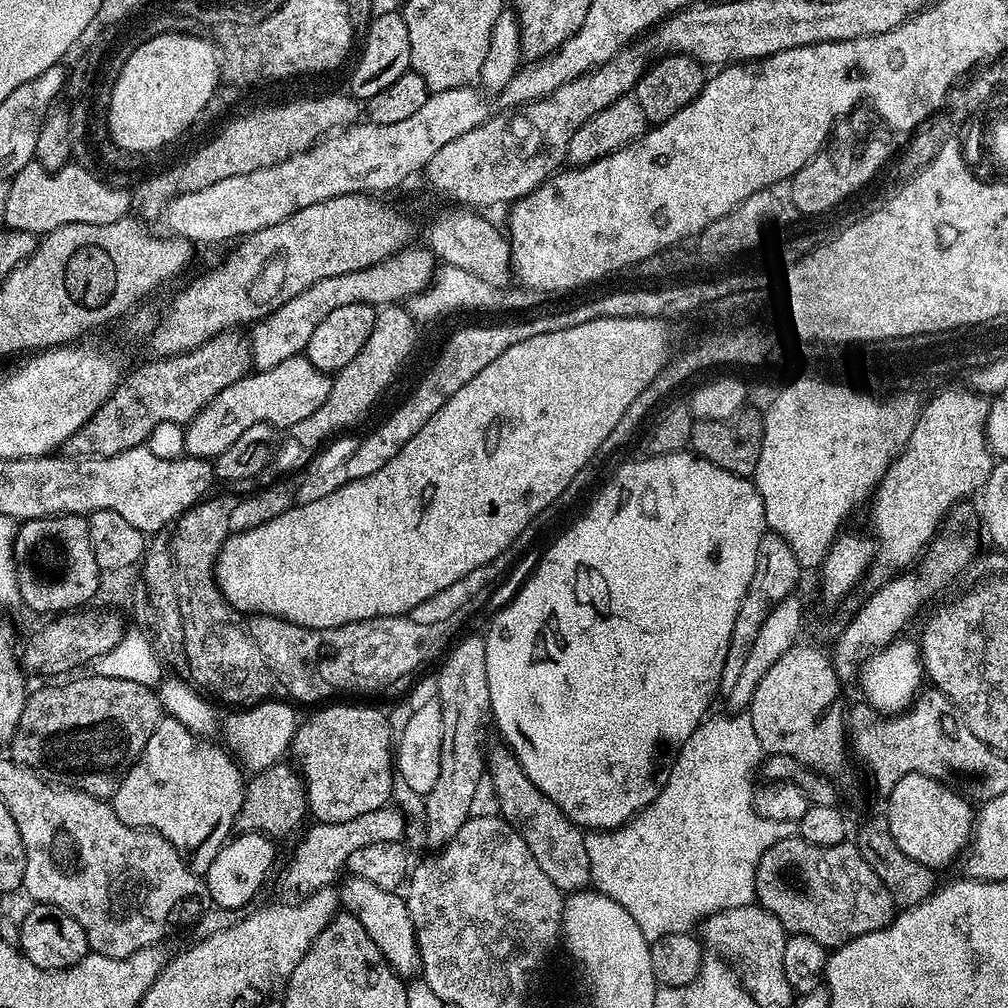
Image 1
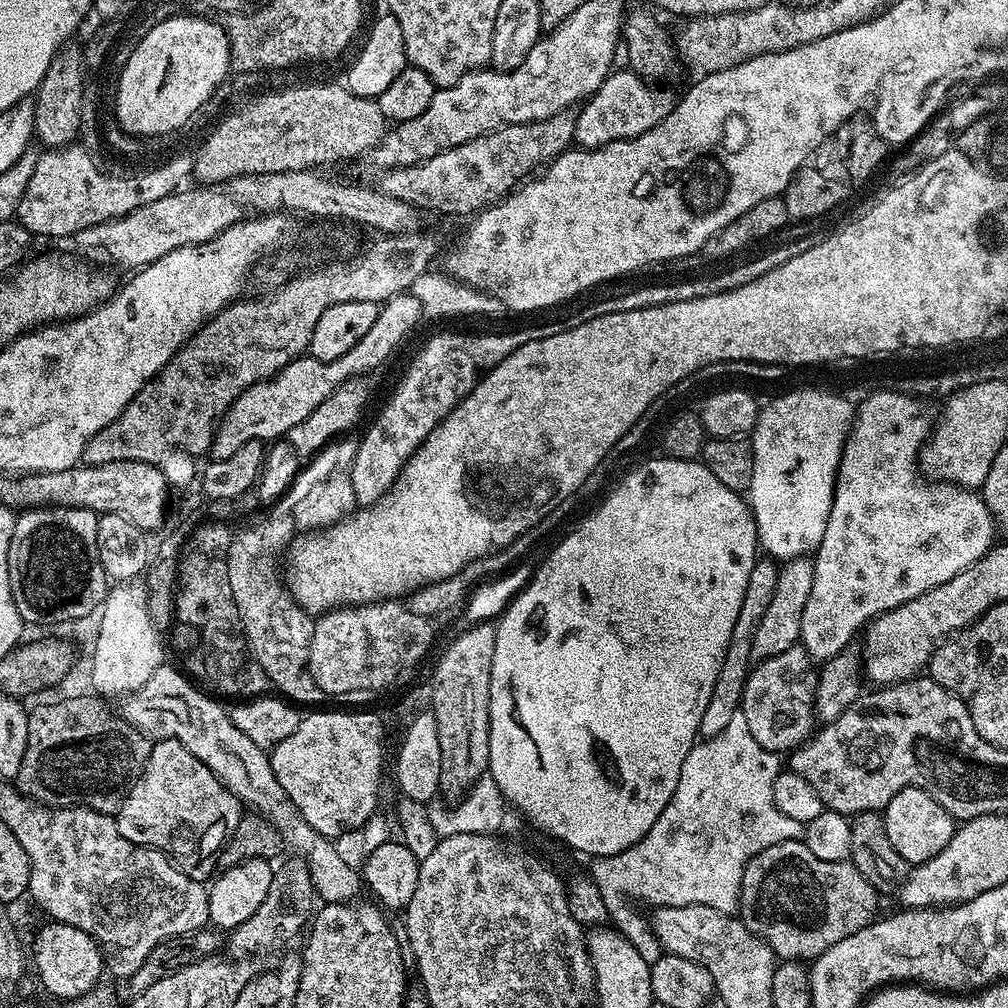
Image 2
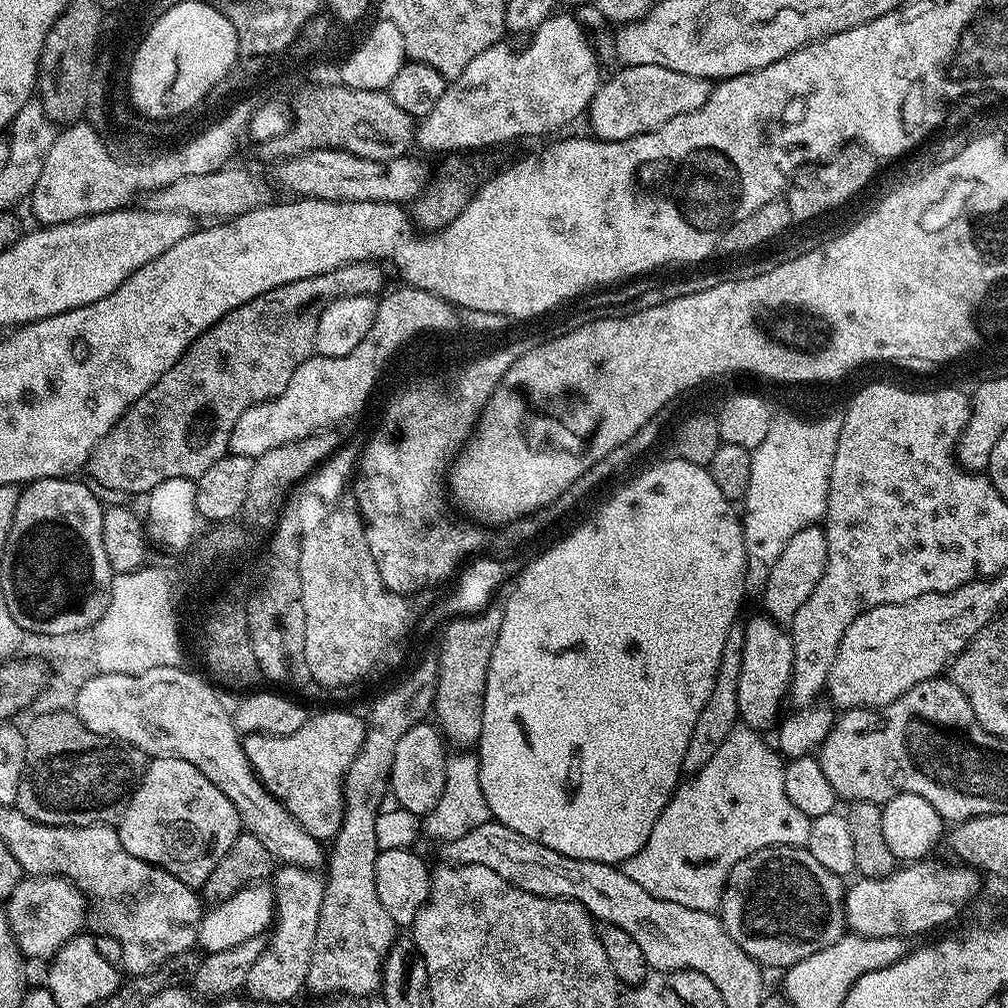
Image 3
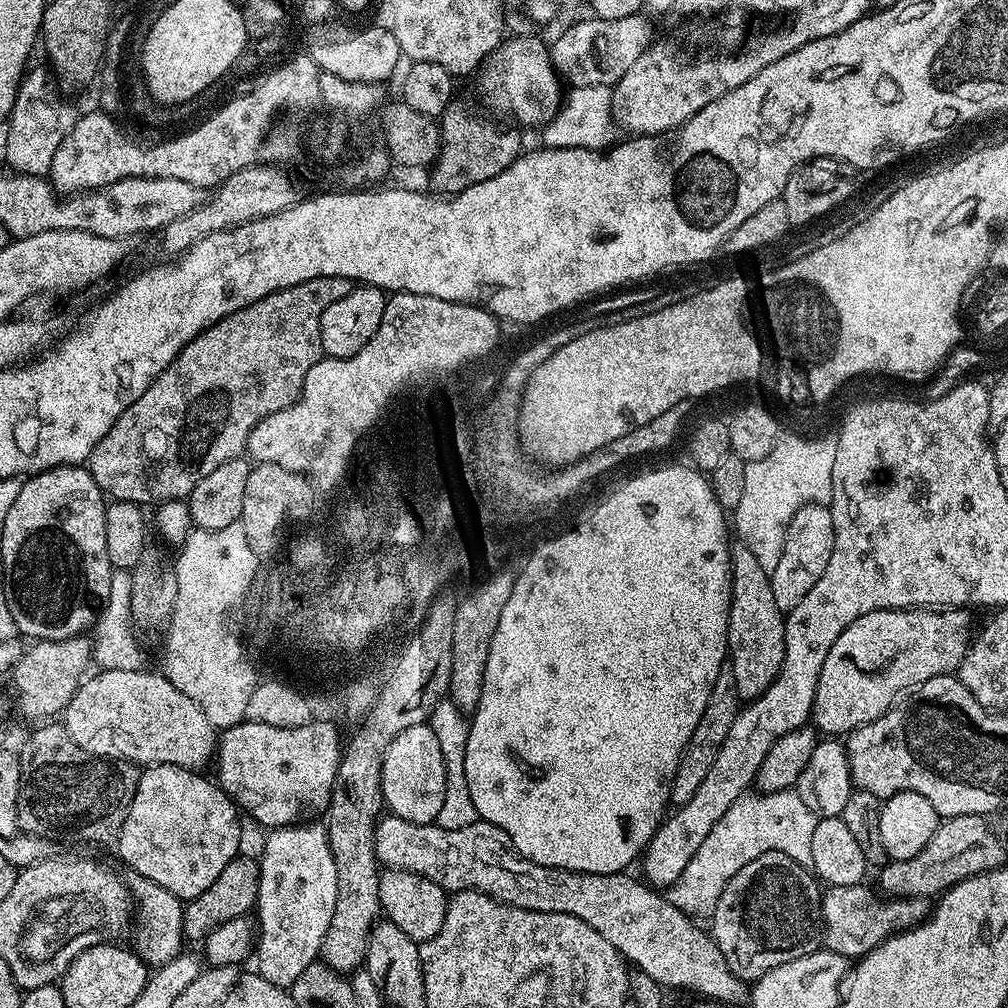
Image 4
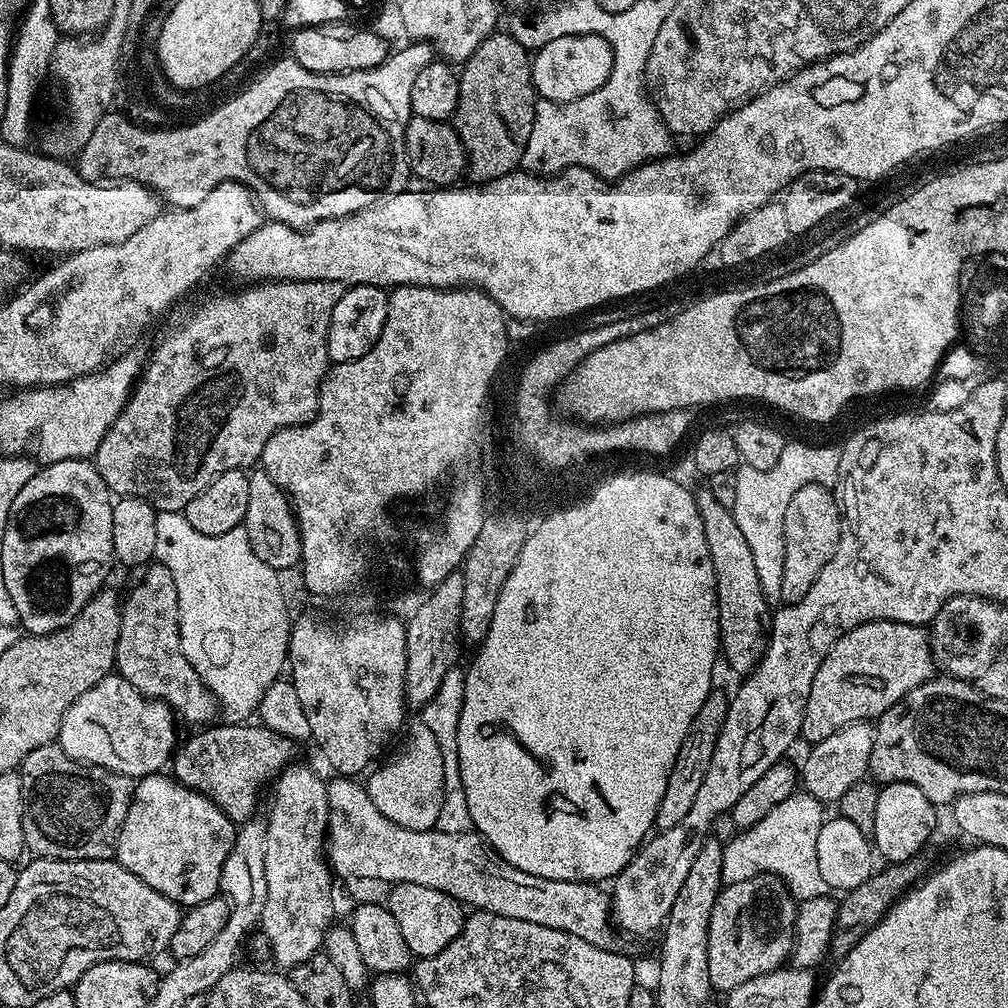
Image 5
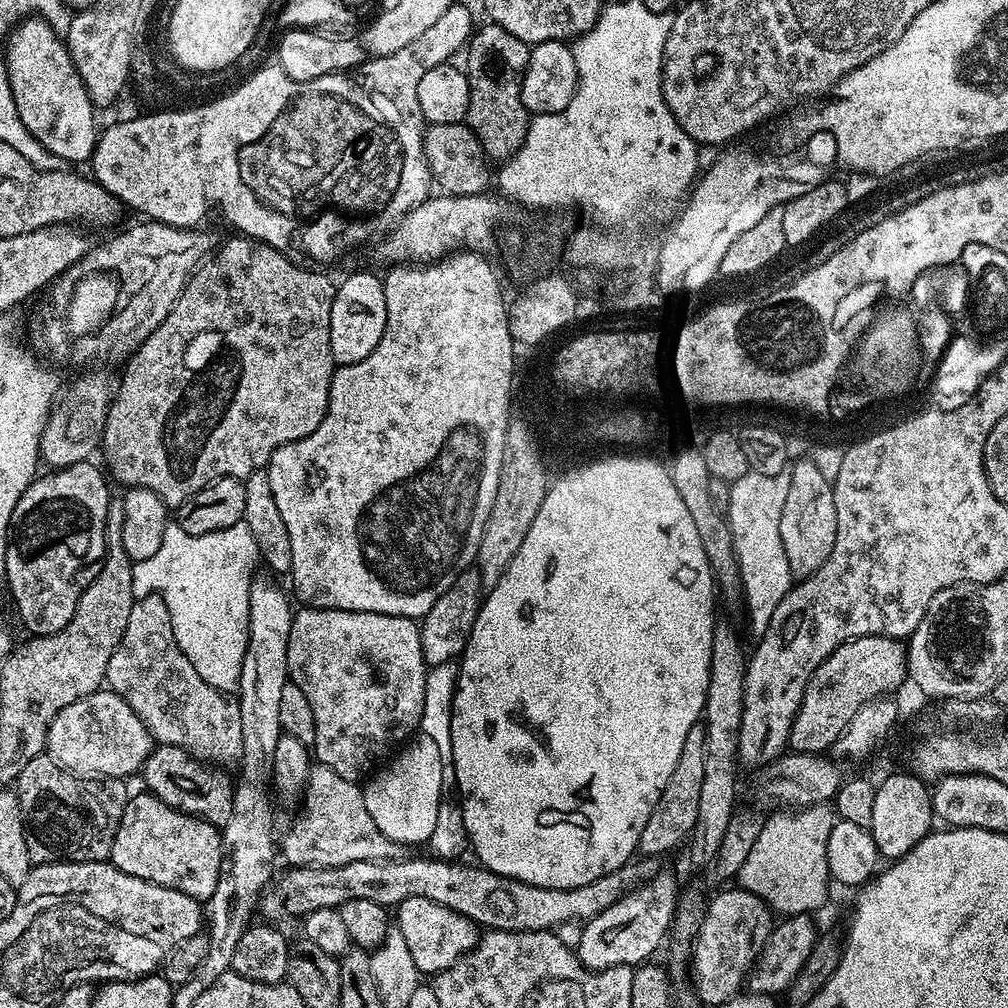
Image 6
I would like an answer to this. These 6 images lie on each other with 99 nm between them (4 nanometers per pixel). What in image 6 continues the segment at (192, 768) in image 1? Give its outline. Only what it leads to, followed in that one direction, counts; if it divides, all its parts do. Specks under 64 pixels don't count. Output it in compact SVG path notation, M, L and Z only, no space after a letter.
M140 790L124 808L114 834L110 862L118 870L134 874L134 878L149 880L207 902L218 886L223 853L222 832L217 825L196 816L187 816L185 812L166 806L166 802L151 792Z

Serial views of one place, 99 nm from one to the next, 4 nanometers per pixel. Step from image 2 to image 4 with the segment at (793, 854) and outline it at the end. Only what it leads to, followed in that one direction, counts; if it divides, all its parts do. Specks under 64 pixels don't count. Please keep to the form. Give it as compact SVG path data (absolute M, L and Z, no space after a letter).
M767 852L754 862L746 862L730 882L726 882L726 890L718 898L718 906L710 917L710 935L716 941L718 950L722 950L722 958L726 958L726 966L739 980L755 982L762 974L782 966L782 962L790 962L794 958L802 958L811 952L819 952L822 947L822 921L820 919L820 901L822 884L805 865L794 862L781 852Z

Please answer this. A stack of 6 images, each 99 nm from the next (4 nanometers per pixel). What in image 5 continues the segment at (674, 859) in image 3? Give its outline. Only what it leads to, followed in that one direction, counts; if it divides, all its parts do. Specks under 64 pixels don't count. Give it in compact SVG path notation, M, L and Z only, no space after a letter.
M803 790L793 792L786 802L778 802L766 818L749 828L737 831L732 841L724 844L724 884L746 882L746 878L754 878L763 872L771 872L784 881L789 892L797 901L829 895L826 878L822 878L822 870L818 870L818 830L822 830L826 819L825 805L815 800Z

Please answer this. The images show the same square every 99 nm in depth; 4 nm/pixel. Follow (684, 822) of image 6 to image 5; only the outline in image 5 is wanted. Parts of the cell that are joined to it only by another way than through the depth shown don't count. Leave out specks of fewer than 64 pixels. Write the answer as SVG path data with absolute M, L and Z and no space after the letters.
M713 690L706 702L702 702L702 710L694 714L694 722L690 722L690 730L685 734L682 750L678 750L678 758L674 758L674 766L670 770L670 782L666 782L666 790L662 793L662 802L658 802L655 827L660 832L670 830L670 826L682 822L686 818L690 806L694 806L694 798L706 779L706 770L710 770L710 758L714 758L714 746L720 737L722 726L726 722L726 714L730 703L729 693Z

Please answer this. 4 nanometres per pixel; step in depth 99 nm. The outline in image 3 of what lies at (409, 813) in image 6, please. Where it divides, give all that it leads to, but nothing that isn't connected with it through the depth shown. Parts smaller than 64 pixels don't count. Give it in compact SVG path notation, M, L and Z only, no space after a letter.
M421 722L410 726L402 738L398 738L398 750L394 750L394 766L390 781L390 796L397 805L405 808L412 814L423 818L427 816L434 806L438 806L438 798L442 794L442 786L446 786L446 766L448 765L449 753L446 749L446 741L437 725L432 722Z

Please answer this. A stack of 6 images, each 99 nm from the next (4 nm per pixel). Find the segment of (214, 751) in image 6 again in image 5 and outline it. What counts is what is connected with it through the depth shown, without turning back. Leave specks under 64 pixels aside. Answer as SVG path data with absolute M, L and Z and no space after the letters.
M159 562L148 570L144 581L122 604L115 671L143 696L167 704L183 723L185 720L188 724L200 724L196 726L211 725L218 716L218 701L182 654L180 607L174 578Z

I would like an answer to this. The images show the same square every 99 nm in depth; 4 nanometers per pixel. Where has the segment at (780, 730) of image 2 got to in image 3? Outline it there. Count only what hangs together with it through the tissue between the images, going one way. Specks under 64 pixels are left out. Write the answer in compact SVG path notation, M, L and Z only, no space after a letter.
M766 614L759 615L750 617L748 624L743 625L742 670L738 674L736 693L739 719L747 727L765 730L764 728L771 729L777 723L781 715L780 703L786 700L792 687L794 646L791 635L781 625Z

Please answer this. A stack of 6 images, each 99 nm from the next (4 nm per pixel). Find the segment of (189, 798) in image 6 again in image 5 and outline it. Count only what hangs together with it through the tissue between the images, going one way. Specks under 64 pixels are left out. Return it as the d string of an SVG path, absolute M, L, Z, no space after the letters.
M220 722L215 726L205 727L185 744L183 741L170 761L171 775L179 784L209 796L234 822L247 822L257 815L256 787L260 780L275 781L293 759L293 741L253 724Z

